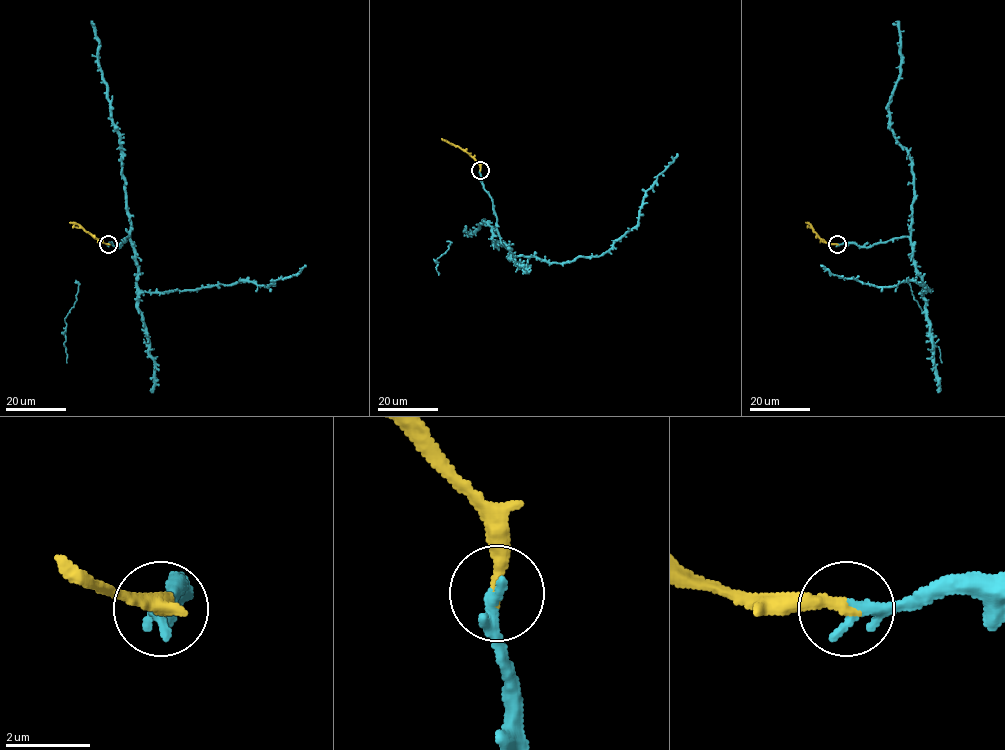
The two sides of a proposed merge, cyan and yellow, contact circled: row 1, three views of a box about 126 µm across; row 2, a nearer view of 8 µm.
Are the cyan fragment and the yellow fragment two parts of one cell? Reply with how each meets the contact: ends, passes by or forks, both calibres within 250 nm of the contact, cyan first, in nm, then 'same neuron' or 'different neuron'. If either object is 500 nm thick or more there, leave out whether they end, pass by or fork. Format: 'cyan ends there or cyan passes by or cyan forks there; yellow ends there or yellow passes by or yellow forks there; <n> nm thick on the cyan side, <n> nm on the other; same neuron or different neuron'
cyan ends there; yellow ends there; 360 nm thick on the cyan side, 320 nm on the other; same neuron

